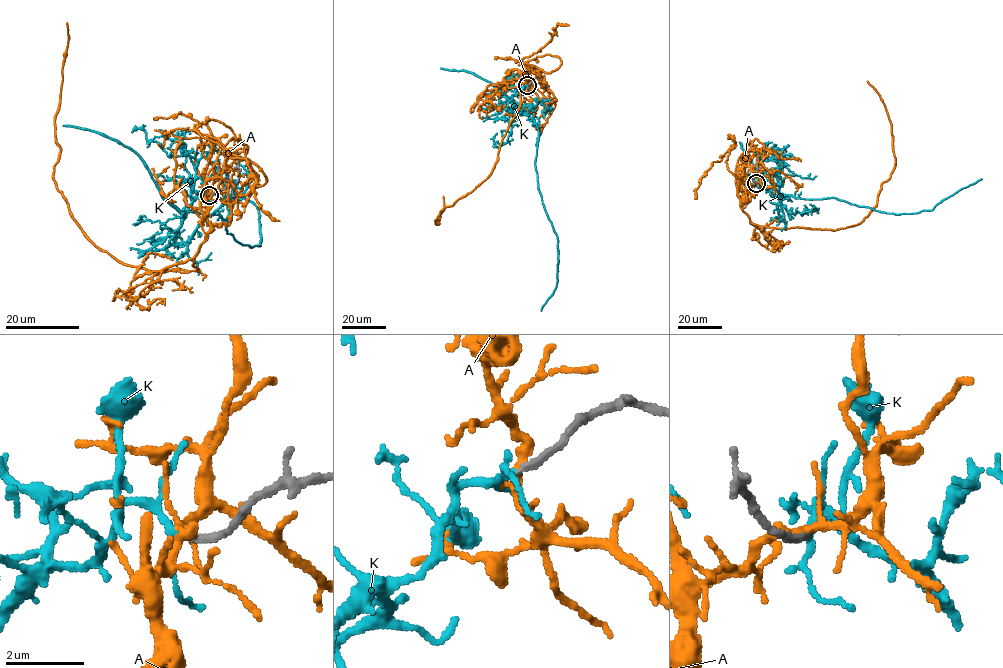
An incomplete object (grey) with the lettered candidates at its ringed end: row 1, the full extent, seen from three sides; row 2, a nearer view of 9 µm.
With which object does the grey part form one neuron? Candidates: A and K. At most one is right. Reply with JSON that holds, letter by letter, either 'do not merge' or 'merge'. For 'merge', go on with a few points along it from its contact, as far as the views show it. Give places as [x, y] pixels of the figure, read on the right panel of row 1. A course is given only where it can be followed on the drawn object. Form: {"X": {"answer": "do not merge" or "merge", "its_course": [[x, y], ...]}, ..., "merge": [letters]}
{"A": {"answer": "do not merge"}, "K": {"answer": "merge", "its_course": [[756, 183], [778, 196], [781, 193], [812, 199], [836, 197], [876, 211], [901, 214], [931, 210], [981, 178]]}, "merge": ["K"]}

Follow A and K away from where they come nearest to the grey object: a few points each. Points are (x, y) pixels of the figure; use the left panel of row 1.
A: (209, 195), (210, 232), (196, 252), (195, 271), (154, 273), (124, 265), (82, 231), (53, 173), (67, 23)
K: (208, 195), (196, 197), (182, 214), (218, 214), (238, 242), (260, 246), (258, 209), (232, 186)

